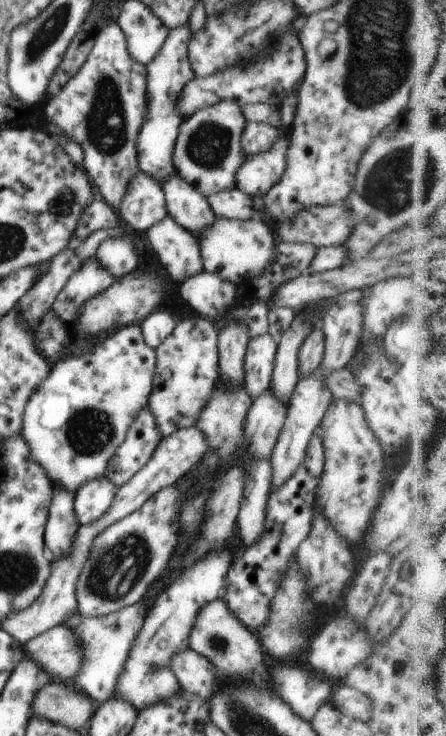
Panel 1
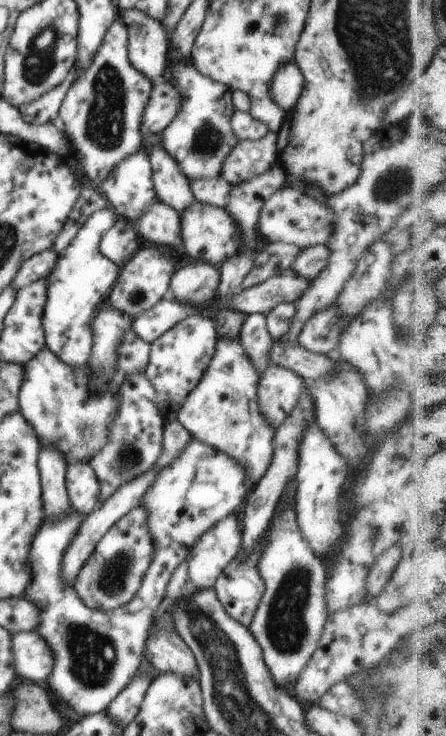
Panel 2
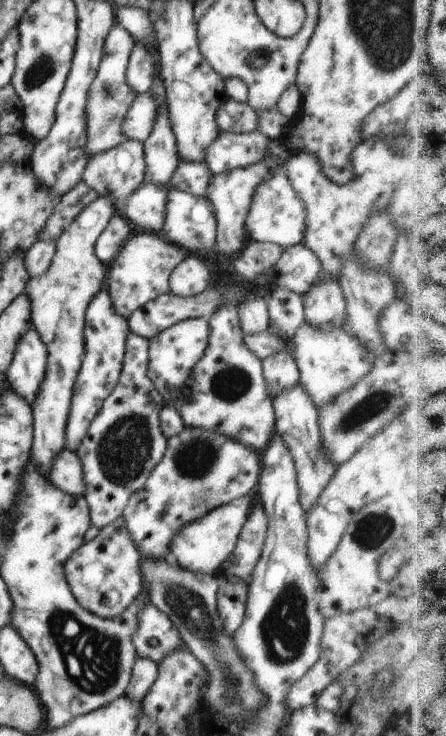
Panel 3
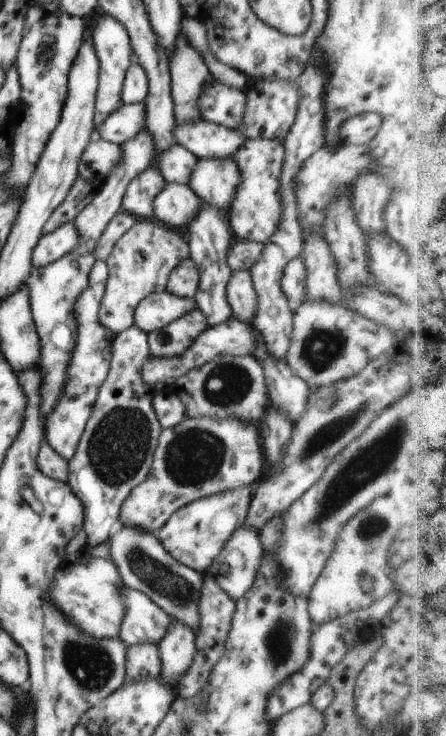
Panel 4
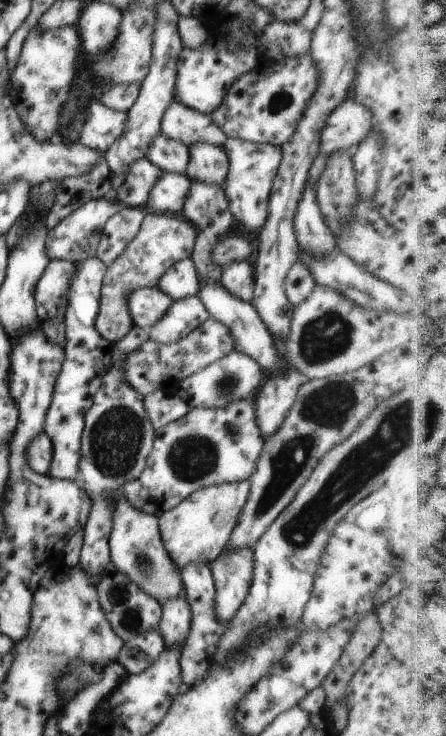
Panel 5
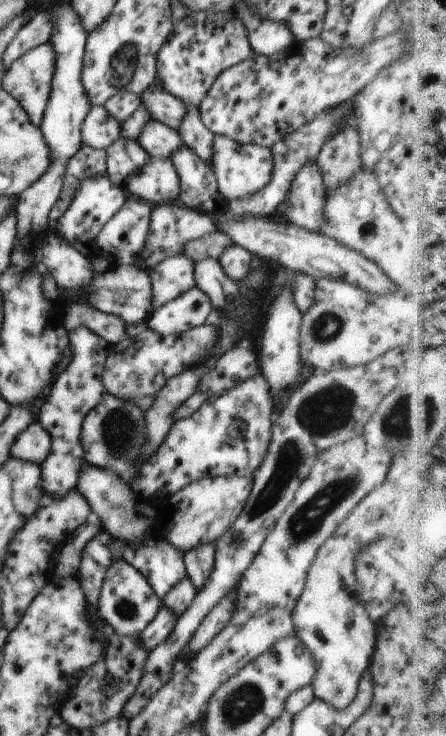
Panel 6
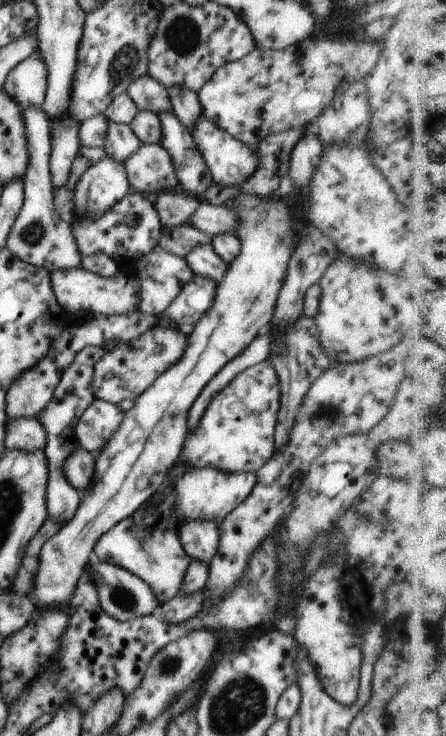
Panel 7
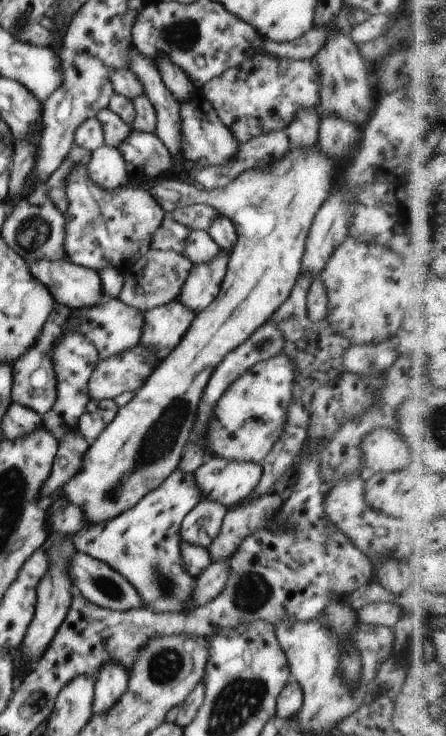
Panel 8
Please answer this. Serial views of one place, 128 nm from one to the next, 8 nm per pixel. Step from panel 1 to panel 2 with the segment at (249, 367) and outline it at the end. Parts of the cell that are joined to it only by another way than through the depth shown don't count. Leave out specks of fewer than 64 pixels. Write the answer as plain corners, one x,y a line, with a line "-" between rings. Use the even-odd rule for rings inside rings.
250,313
246,315
246,322
240,332
240,344
244,352
250,358
250,364
256,368
256,372
262,376
266,368
271,365
270,346
273,338
267,329
267,316
260,313

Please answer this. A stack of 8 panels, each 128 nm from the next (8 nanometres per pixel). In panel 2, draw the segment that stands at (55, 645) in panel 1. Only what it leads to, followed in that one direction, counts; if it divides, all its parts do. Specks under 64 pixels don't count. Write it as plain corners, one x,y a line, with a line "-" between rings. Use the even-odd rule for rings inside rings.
37,631
17,632
12,635
12,656
17,676
24,681
44,684
54,668
54,654

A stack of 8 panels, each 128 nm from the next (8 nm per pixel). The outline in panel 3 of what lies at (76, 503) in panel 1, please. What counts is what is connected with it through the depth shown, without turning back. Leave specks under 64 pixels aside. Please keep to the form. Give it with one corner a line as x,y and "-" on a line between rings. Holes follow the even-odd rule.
63,449
52,460
49,478
56,489
74,497
83,496
83,471
76,452

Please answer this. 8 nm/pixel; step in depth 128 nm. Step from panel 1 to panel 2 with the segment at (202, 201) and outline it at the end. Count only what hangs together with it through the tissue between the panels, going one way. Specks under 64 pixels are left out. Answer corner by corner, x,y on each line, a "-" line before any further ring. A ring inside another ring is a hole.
162,143
154,144
147,155
152,168
156,197
162,204
182,214
186,208
190,208
196,202
190,188
190,180
180,172
178,164
168,156

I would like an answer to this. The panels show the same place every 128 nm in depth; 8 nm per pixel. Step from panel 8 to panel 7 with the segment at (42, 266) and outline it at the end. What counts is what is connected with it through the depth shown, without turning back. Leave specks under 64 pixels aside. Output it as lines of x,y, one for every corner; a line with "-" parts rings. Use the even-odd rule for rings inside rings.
82,267
50,272
51,288
62,311
88,315
120,315
137,310
139,280
118,271
113,278
103,278

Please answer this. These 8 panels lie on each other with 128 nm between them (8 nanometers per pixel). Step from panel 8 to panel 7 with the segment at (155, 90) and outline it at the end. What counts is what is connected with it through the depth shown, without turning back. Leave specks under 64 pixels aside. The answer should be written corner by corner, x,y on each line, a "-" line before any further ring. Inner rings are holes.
172,111
157,114
161,123
159,144
170,156
179,181
178,188
203,200
213,179
203,157
196,149
191,130
182,124

